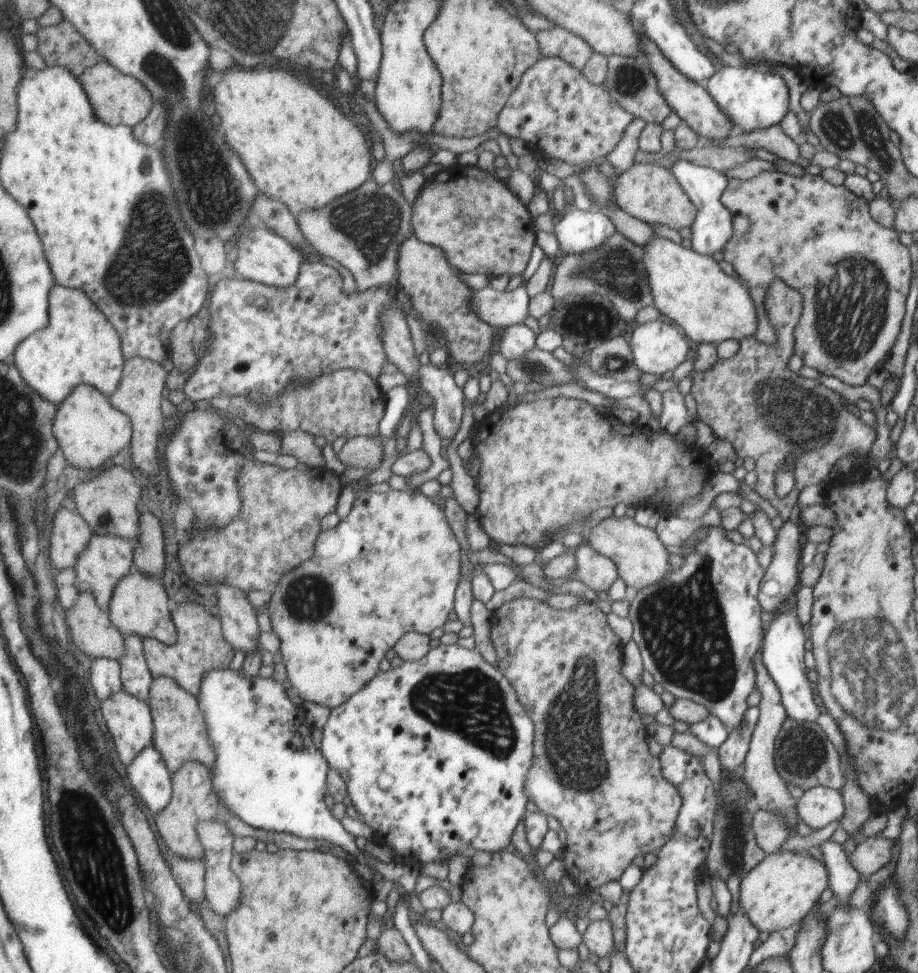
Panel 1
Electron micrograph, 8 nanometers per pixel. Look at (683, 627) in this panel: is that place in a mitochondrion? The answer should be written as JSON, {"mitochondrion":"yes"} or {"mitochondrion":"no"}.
{"mitochondrion":"yes"}

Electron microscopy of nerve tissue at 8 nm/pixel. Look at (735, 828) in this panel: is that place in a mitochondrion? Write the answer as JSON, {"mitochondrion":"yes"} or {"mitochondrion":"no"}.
{"mitochondrion":"yes"}

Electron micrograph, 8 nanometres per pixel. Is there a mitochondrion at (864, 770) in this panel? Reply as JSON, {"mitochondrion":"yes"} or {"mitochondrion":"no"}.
{"mitochondrion":"no"}

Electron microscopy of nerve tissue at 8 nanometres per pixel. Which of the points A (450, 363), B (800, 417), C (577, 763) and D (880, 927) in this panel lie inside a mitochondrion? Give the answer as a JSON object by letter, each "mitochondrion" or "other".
{"A":"other","B":"mitochondrion","C":"mitochondrion","D":"other"}

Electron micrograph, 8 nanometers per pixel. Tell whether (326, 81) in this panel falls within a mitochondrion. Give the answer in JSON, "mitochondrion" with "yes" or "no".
{"mitochondrion":"yes"}

